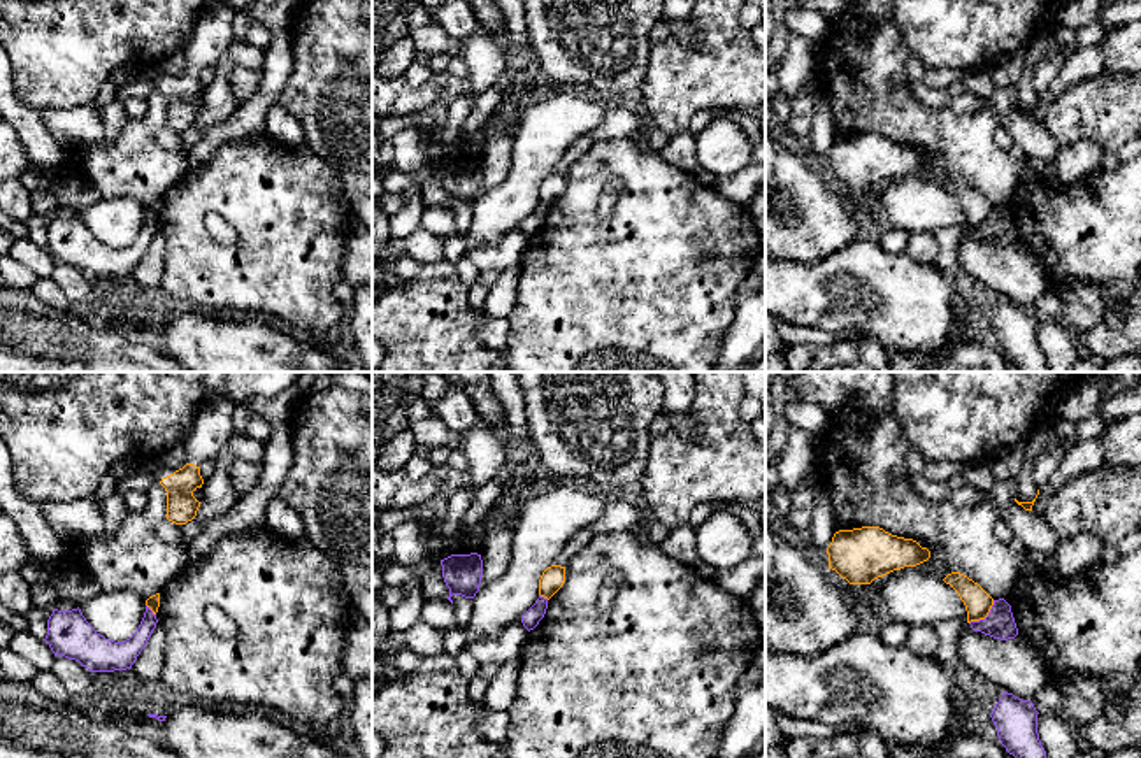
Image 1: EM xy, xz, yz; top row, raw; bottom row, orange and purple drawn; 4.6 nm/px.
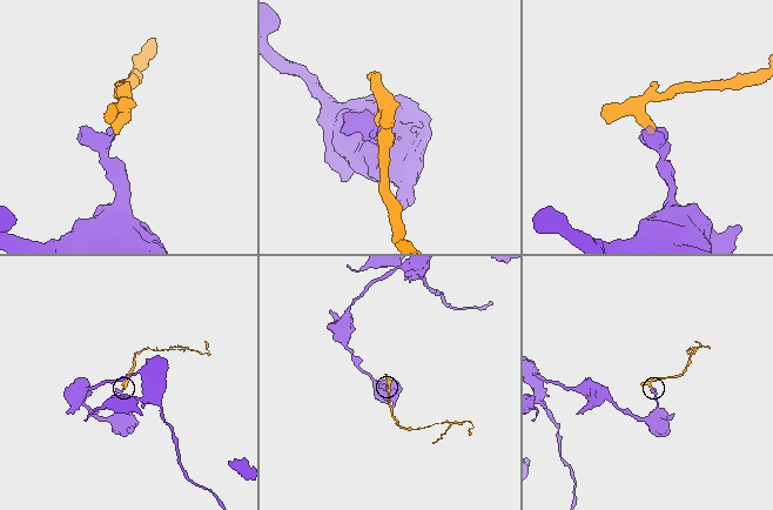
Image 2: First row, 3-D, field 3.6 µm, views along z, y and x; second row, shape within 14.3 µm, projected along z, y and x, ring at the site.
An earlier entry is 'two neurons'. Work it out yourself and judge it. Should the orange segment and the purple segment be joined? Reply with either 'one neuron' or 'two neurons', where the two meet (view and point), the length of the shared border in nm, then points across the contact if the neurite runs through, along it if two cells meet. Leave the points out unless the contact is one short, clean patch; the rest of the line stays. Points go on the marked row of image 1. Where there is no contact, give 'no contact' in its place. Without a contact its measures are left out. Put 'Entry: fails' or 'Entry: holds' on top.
Entry: holds
two neurons; meets orange in yz at (985, 616); contact 160 nm long; border along yz (994, 600), (983, 618), (969, 623)

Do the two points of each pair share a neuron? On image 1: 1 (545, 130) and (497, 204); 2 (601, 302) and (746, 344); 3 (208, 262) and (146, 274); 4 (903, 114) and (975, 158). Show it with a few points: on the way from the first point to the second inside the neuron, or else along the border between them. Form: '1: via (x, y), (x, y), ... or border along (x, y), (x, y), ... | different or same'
1: via (536, 148), (525, 176), (515, 186) | same
2: border along (734, 297), (734, 318), (717, 353) | different
3: border along (157, 234), (164, 241), (164, 278), (158, 285) | different
4: via (920, 127), (957, 144) | same

